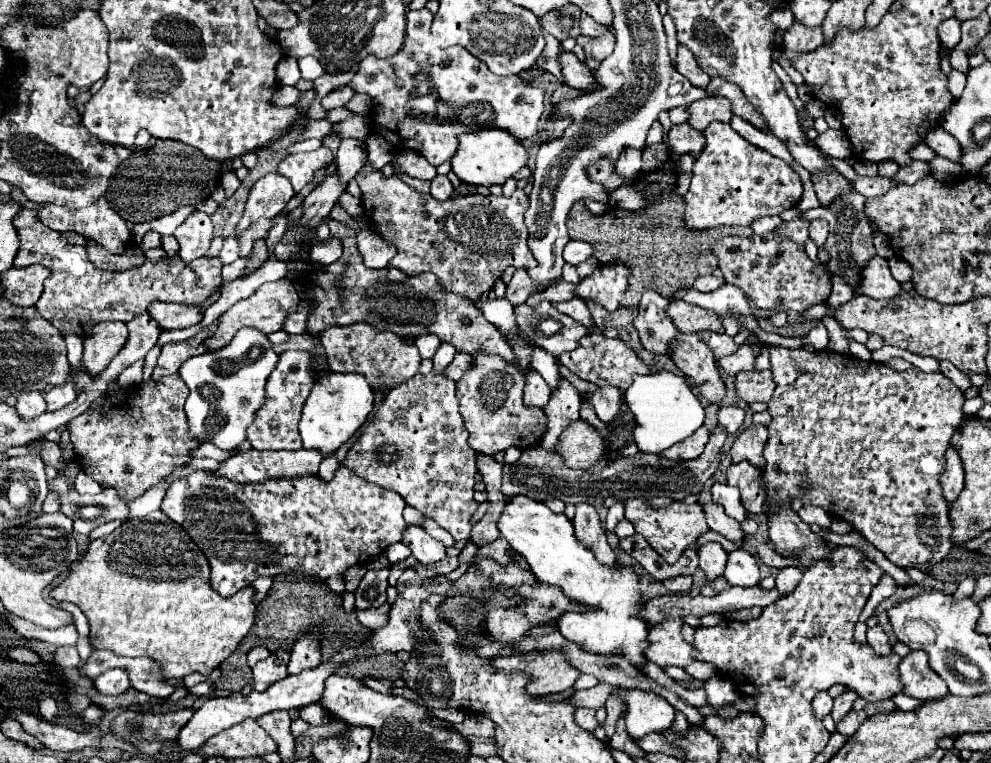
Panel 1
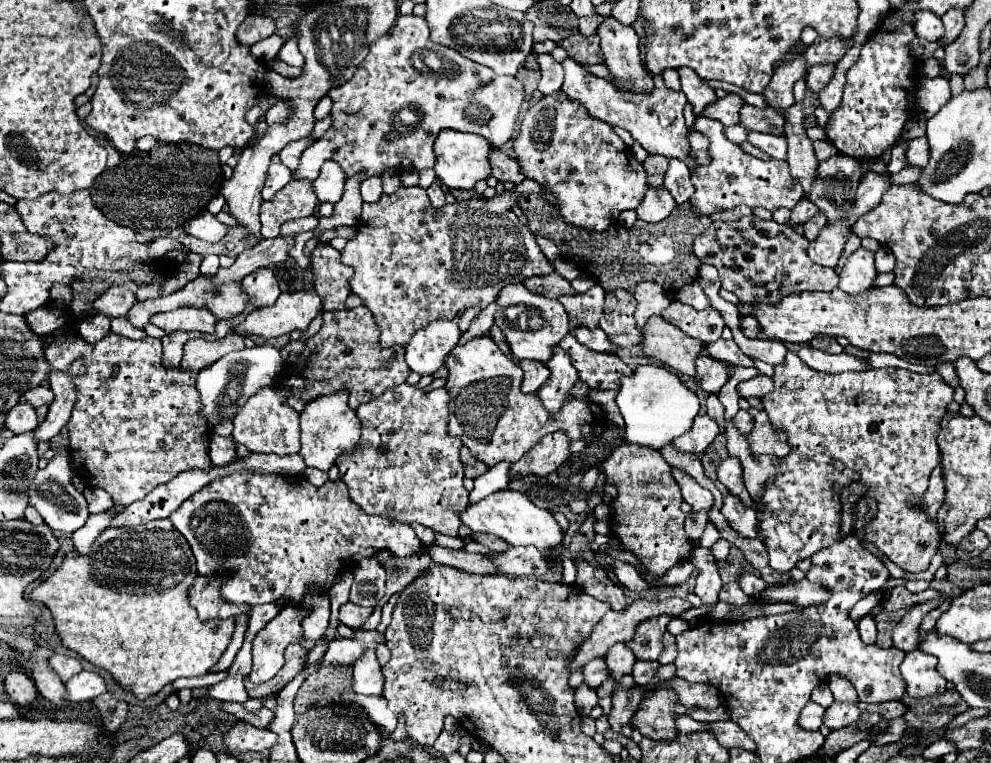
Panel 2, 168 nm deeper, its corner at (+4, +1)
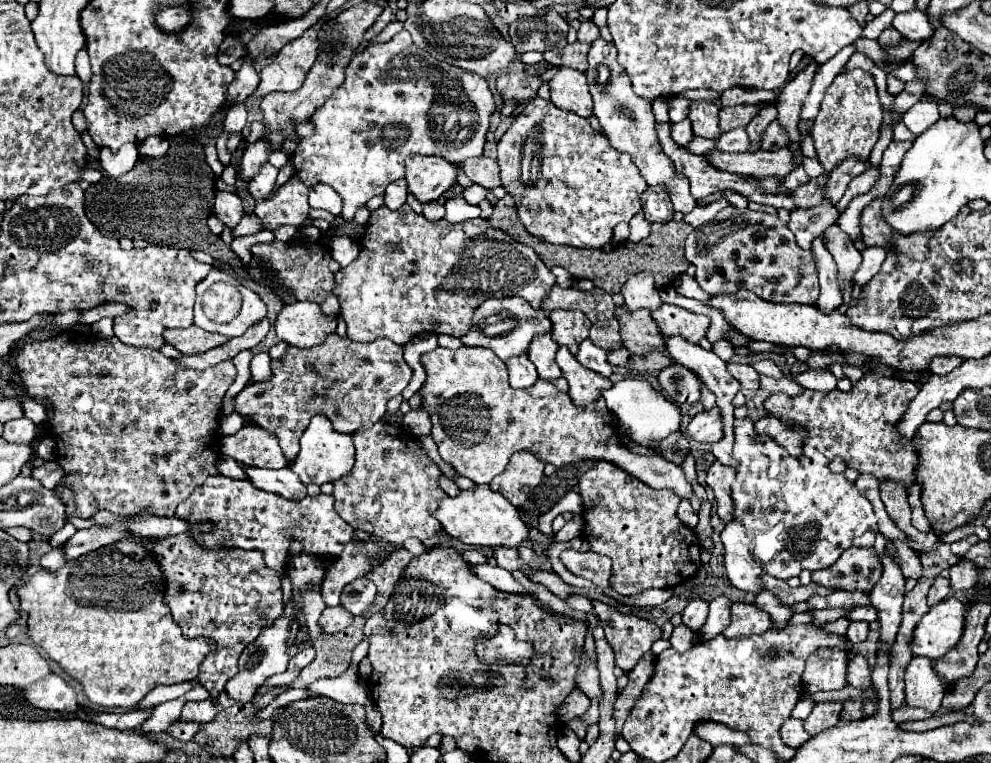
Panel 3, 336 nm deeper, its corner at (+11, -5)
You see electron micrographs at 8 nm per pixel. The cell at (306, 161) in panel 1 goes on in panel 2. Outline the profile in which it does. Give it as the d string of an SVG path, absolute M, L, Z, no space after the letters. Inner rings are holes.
M410 14L410 16L398 16L392 30L370 46L370 52L356 70L354 78L338 88L332 88L328 92L328 98L334 102L332 124L320 140L312 142L302 152L300 168L292 172L294 180L296 178L316 180L316 174L320 172L322 162L326 160L336 160L342 166L346 178L358 176L360 182L370 176L382 176L386 172L398 172L410 166L416 170L432 168L436 162L432 144L438 138L440 130L472 132L486 138L494 148L498 148L514 136L516 118L524 102L524 86L514 76L500 76L494 70L464 58L452 48L430 42L430 30L426 26L426 20L422 16ZM420 50L438 52L442 66L438 70L432 70L422 64L410 64L410 58L420 56Z

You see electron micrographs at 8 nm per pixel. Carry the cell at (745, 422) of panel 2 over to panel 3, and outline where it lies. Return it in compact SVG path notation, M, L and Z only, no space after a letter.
M749 418L735 420L733 458L739 460L737 476L731 486L731 496L735 502L733 518L741 520L745 530L751 534L753 557L769 576L787 580L791 576L799 576L803 568L823 570L829 568L845 550L853 546L871 548L875 544L877 518L873 506L863 494L859 494L855 484L845 480L845 474L831 472L827 464L821 464L819 460L789 456L785 448L769 440L769 436L755 434Z

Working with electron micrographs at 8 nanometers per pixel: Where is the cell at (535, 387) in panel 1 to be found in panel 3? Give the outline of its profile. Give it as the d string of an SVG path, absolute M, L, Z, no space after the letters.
M519 356L517 360L509 360L509 384L511 388L529 388L537 382L537 370L527 356Z

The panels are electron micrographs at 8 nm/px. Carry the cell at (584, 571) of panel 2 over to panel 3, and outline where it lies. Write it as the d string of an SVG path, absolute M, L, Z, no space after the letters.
M591 600L591 604L603 622L605 638L615 652L615 664L623 670L633 670L643 654L651 650L653 642L661 638L661 628L651 620L621 614L601 600Z

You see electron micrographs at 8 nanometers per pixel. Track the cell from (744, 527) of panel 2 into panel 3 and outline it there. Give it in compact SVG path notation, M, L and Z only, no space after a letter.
M731 520L725 524L721 532L721 540L725 546L725 568L731 584L745 592L761 592L763 584L759 580L761 566L753 560L749 540L745 528L739 520Z

